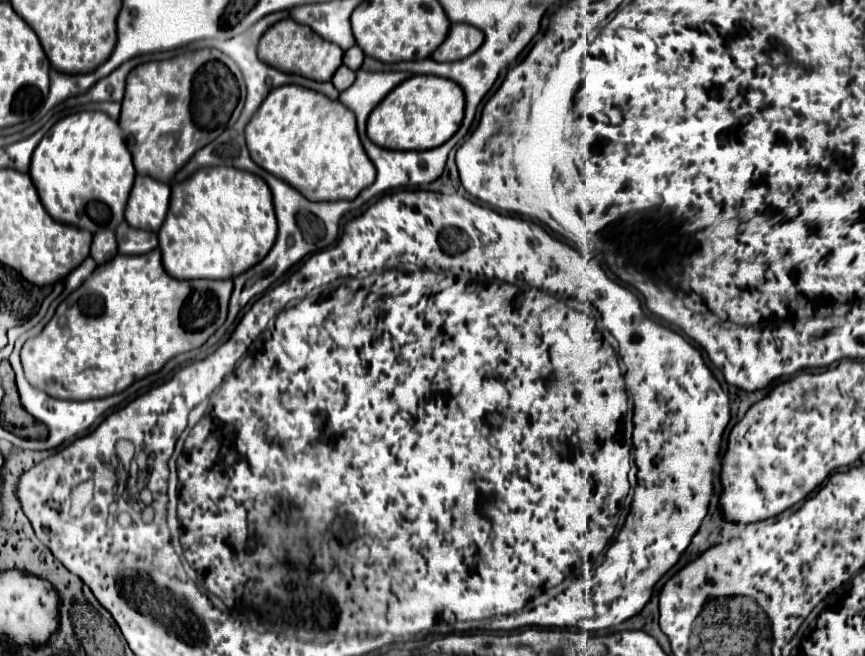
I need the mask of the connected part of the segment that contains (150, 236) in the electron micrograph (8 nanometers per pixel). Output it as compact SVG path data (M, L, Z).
M126 222L116 228L120 254L146 254L158 246L158 236L146 230L134 230Z

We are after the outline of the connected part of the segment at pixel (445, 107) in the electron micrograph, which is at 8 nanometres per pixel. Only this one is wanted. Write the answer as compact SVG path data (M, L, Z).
M410 76L396 86L370 114L368 138L388 150L430 150L452 138L464 118L462 88L440 76Z

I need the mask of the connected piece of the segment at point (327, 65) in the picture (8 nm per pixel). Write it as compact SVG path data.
M290 18L280 20L274 26L270 26L258 42L258 58L262 62L266 62L268 66L278 68L282 72L300 74L300 76L316 80L316 82L328 82L334 76L334 72L342 64L342 54L344 52L336 44L320 38L308 26L298 24Z

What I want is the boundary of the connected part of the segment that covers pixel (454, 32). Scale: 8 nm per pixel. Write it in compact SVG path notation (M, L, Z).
M452 24L446 42L442 42L442 46L432 54L432 58L438 62L462 60L474 54L482 46L482 42L484 42L484 34L476 26Z

